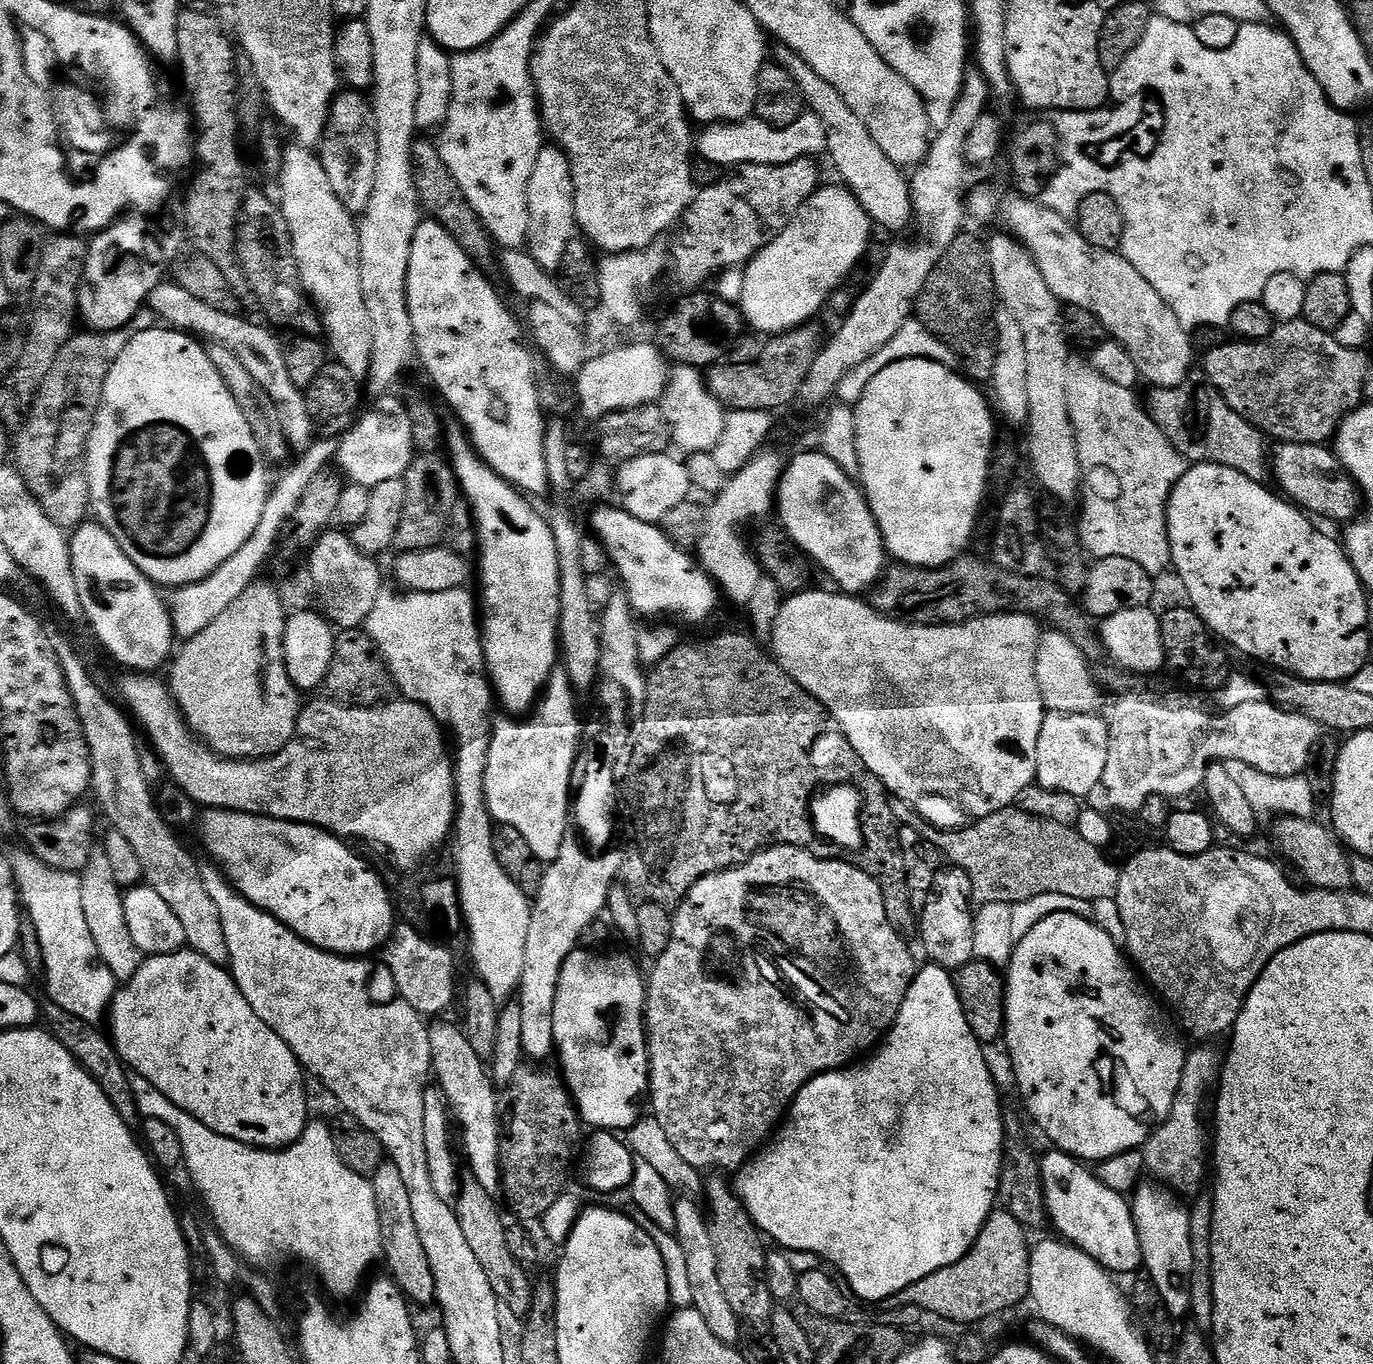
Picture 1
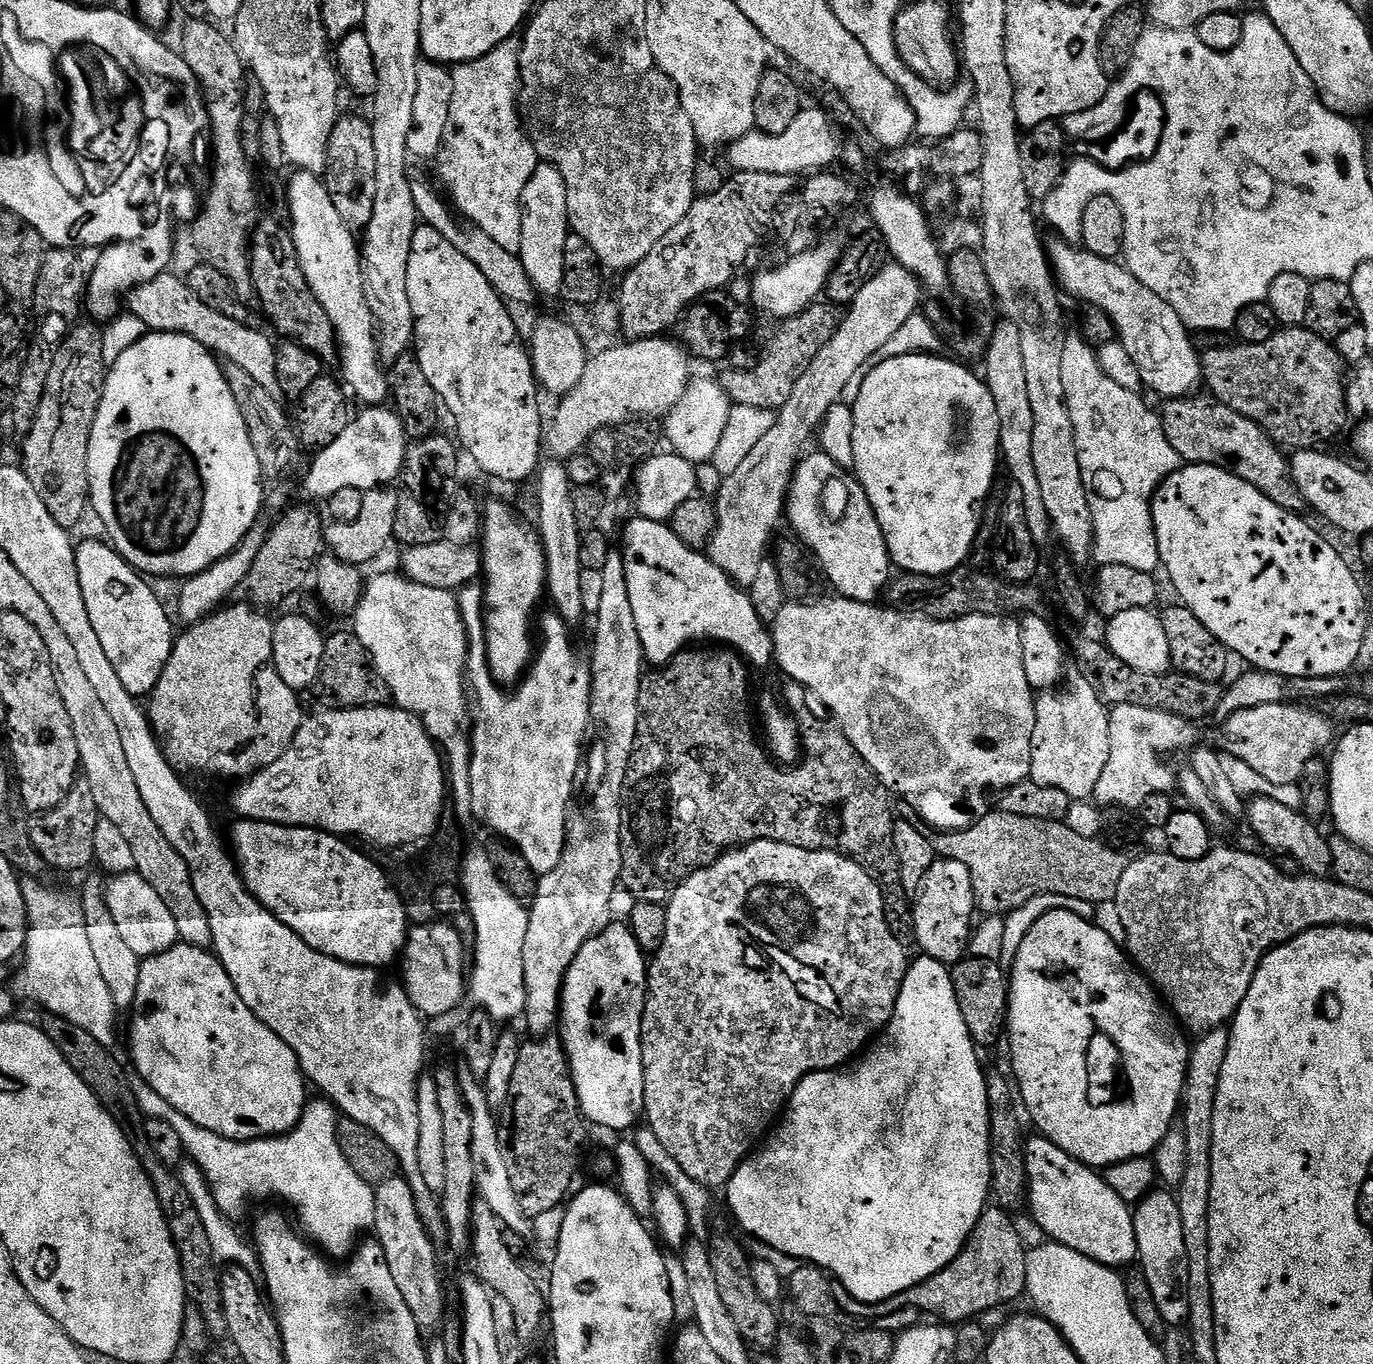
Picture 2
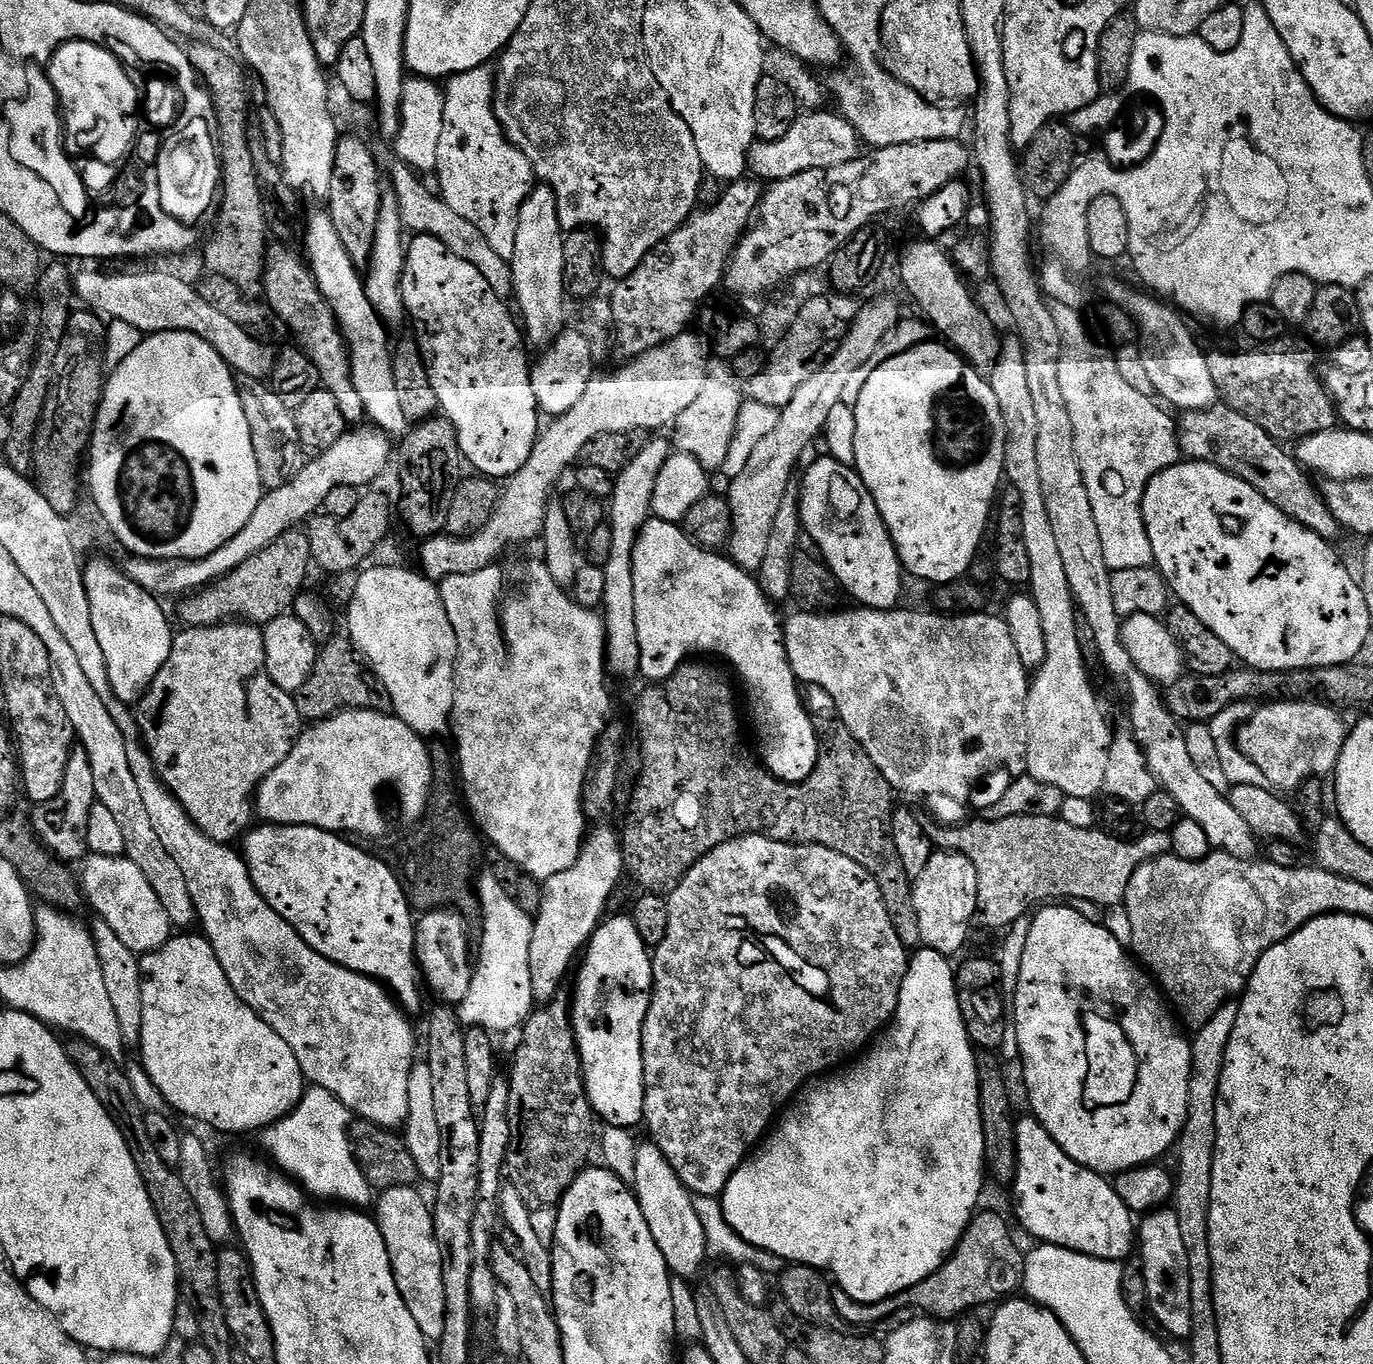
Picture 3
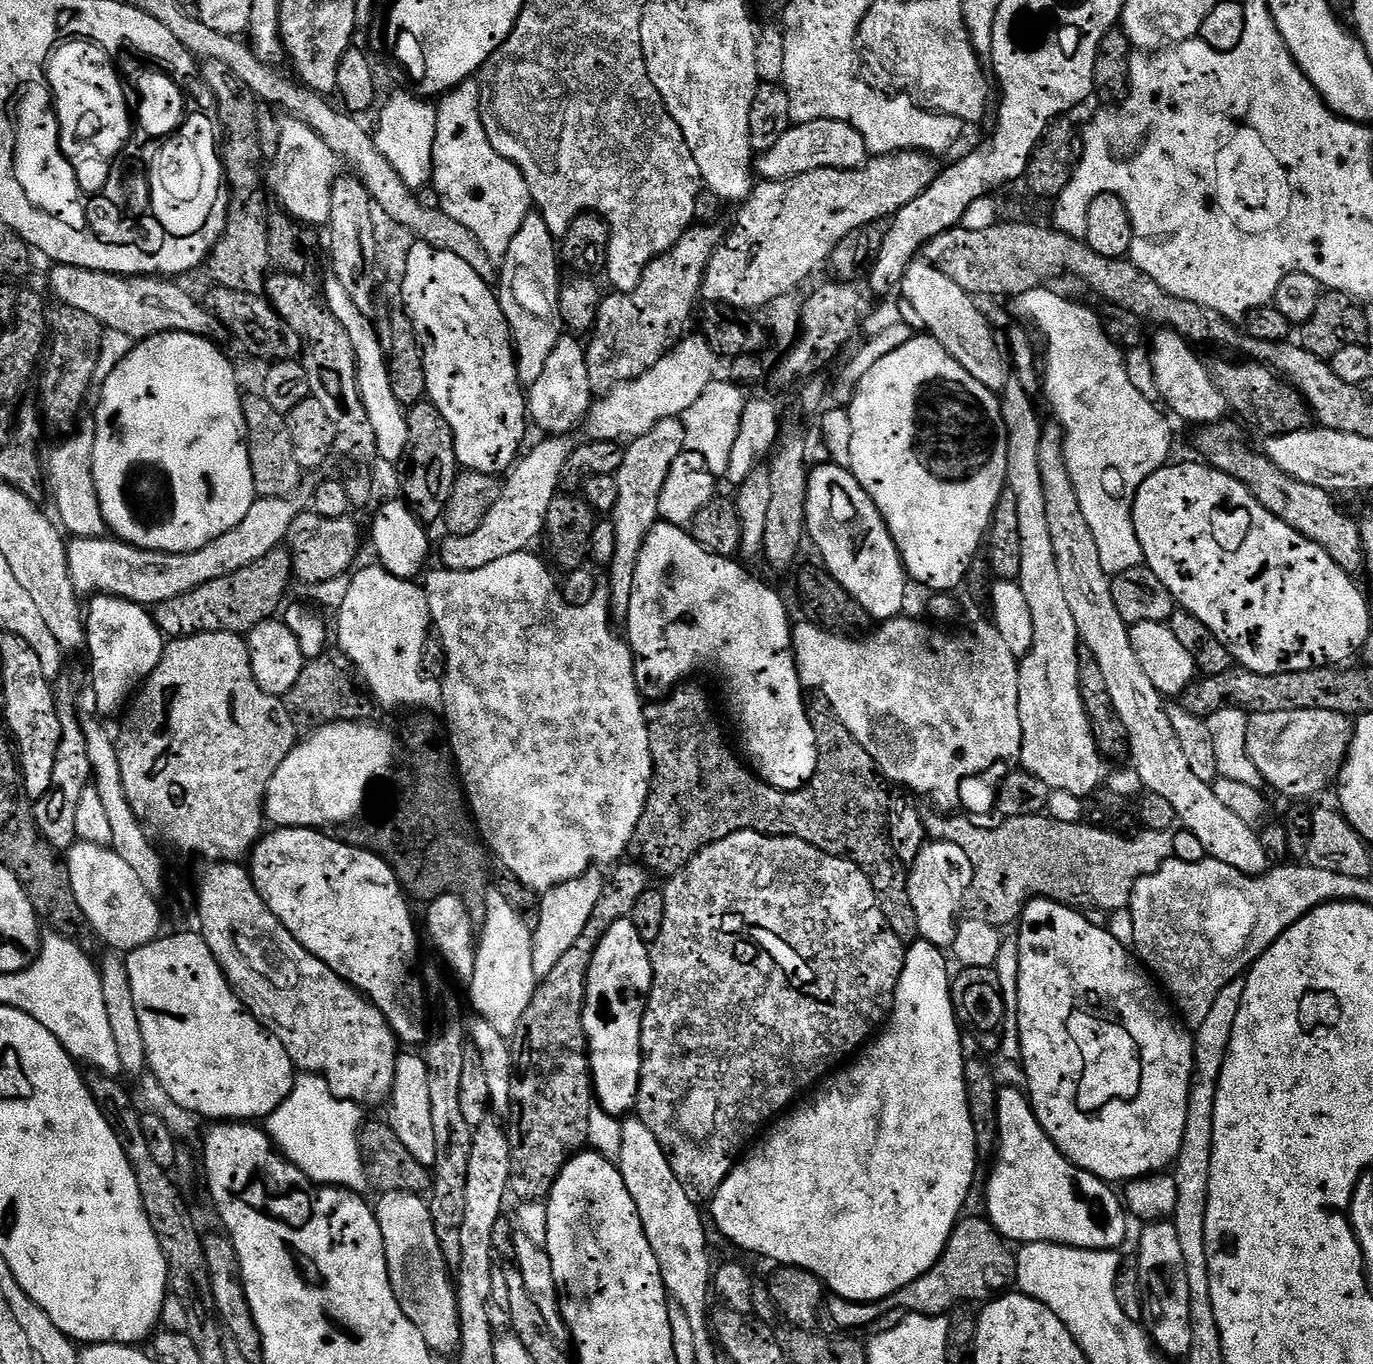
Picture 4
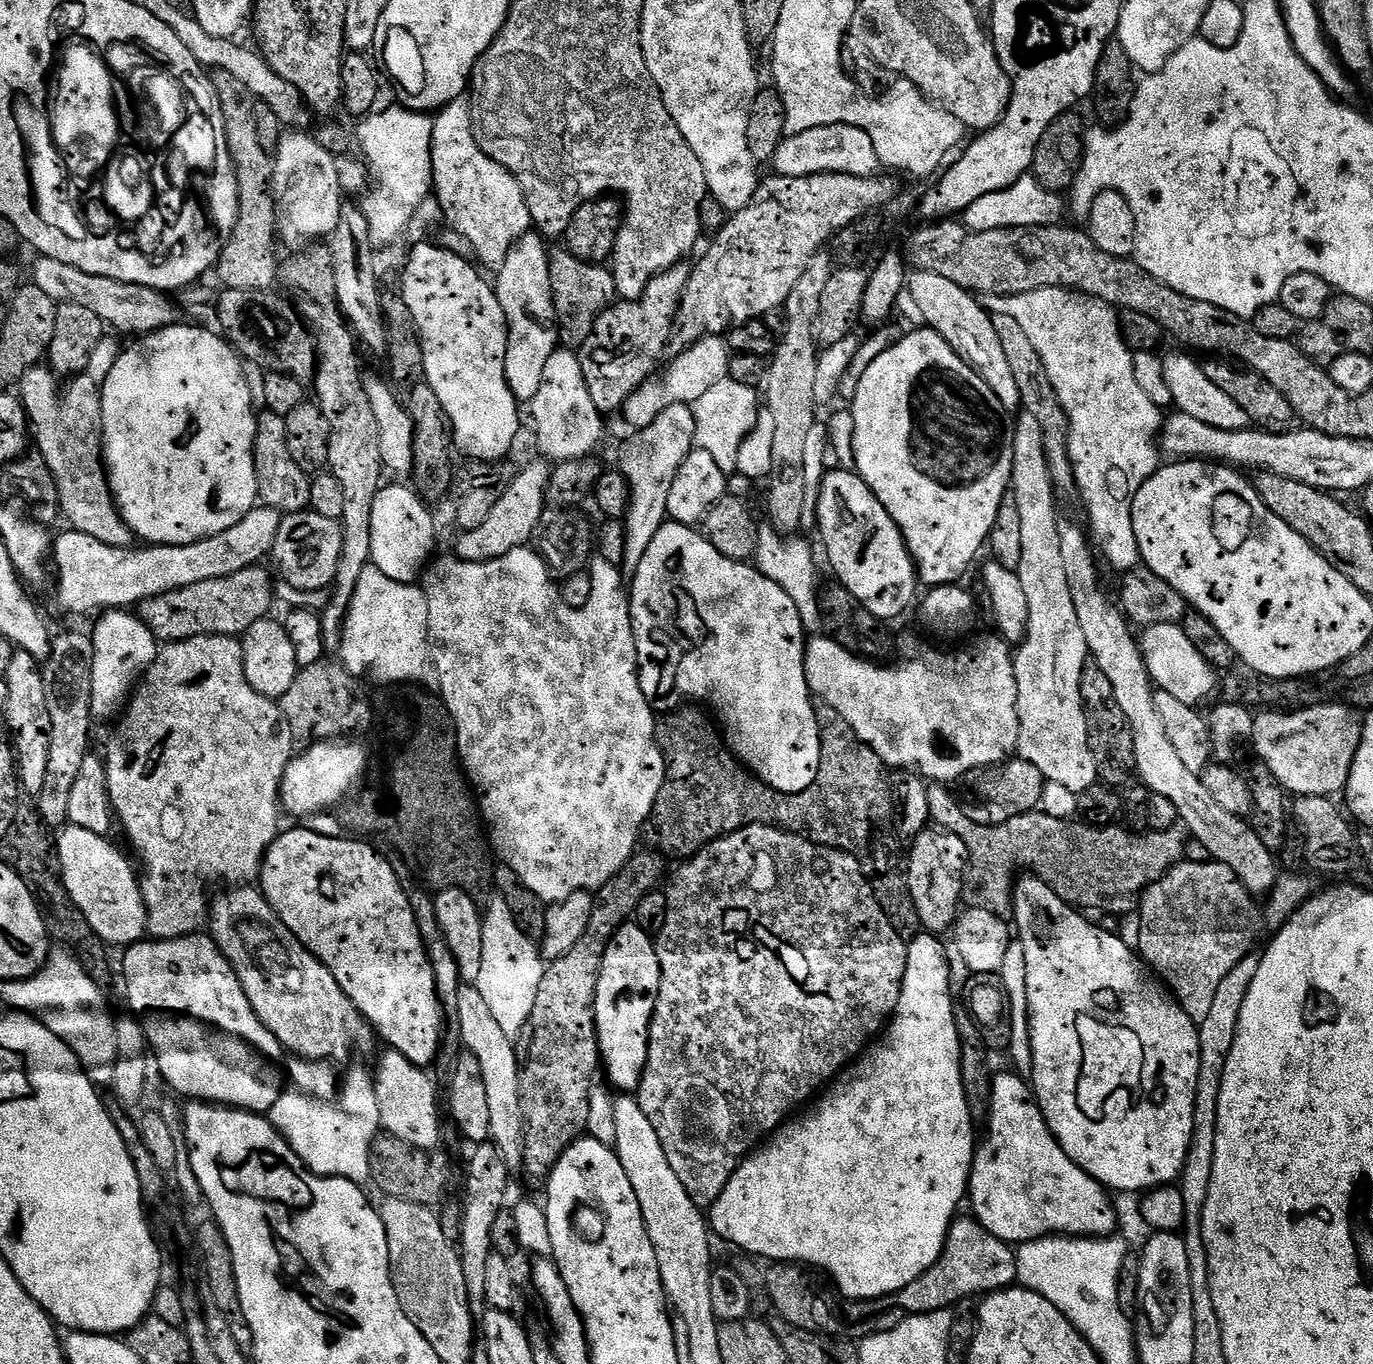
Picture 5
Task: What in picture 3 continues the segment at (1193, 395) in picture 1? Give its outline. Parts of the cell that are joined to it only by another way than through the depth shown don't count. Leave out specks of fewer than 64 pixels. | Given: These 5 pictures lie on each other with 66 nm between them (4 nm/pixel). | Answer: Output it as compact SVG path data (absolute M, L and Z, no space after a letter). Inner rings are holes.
M1217 402L1210 408L1184 412L1176 425L1176 440L1180 444L1181 453L1189 461L1198 464L1213 464L1228 472L1231 476L1242 478L1270 506L1278 506L1282 514L1286 514L1303 528L1316 532L1329 542L1336 542L1342 536L1338 518L1330 514L1330 508L1321 498L1317 487L1311 484L1309 473L1296 462L1296 457L1288 452L1283 443L1275 440L1262 426L1254 426L1250 418L1238 414L1223 402Z

